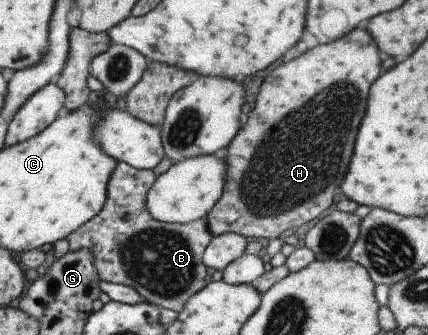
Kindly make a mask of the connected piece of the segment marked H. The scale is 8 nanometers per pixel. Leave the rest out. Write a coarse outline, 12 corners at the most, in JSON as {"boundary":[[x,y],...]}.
{"boundary":[[364,25],[275,66],[224,156],[214,236],[319,218],[379,50]]}

